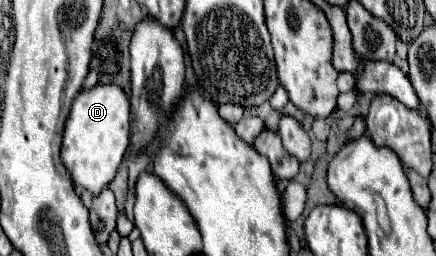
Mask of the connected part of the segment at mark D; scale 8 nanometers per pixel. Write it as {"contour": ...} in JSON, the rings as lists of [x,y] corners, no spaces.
{"contour":[[[96,84],[90,90],[82,90],[70,106],[70,114],[64,124],[62,156],[60,156],[74,186],[76,188],[82,186],[84,190],[88,190],[92,194],[98,194],[102,188],[106,188],[108,182],[116,176],[118,166],[122,164],[124,154],[128,150],[128,144],[130,144],[130,100],[122,92],[122,88],[116,84]]]}

